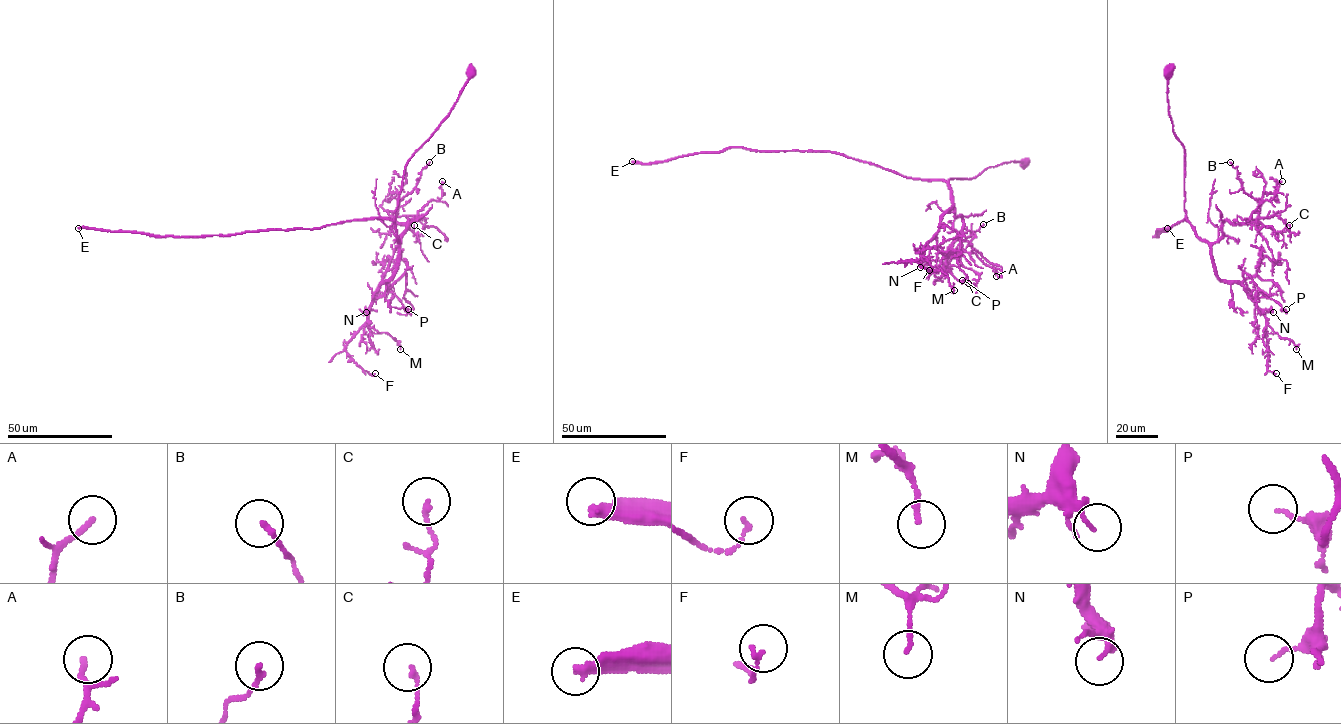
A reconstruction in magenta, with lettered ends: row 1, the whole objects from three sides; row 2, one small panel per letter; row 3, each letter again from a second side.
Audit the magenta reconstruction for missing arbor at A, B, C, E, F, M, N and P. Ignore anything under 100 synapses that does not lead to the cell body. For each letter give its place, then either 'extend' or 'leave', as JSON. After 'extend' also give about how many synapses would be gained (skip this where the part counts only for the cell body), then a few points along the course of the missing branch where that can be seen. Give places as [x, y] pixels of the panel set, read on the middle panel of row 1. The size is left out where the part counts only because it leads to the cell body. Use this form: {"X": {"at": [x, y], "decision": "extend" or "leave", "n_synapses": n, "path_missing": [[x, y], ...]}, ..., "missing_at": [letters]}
{"A": {"at": [996, 276], "decision": "leave"}, "B": {"at": [983, 224], "decision": "leave"}, "C": {"at": [968, 283], "decision": "leave"}, "E": {"at": [632, 161], "decision": "extend", "n_synapses": 300}, "F": {"at": [929, 270], "decision": "leave"}, "M": {"at": [954, 290], "decision": "leave"}, "N": {"at": [920, 267], "decision": "leave"}, "P": {"at": [962, 280], "decision": "leave"}, "missing_at": ["E"]}

